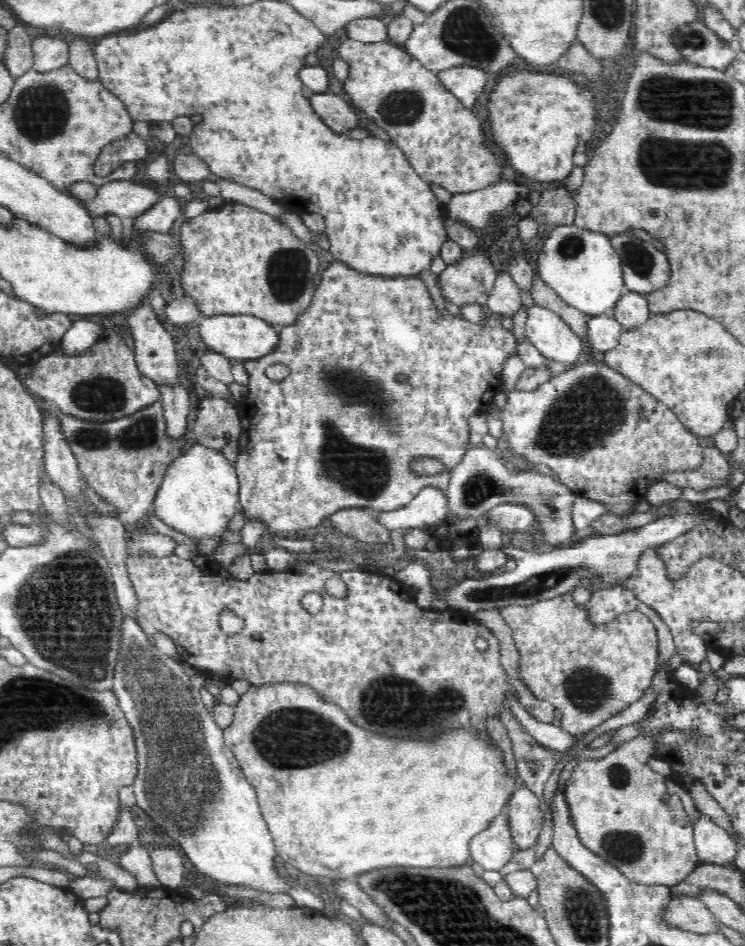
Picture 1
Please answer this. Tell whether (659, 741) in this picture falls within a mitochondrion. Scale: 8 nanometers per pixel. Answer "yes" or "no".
no

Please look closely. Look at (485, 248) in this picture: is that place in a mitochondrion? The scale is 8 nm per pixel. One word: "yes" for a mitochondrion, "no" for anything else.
no

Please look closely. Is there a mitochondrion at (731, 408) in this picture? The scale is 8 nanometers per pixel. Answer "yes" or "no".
no

